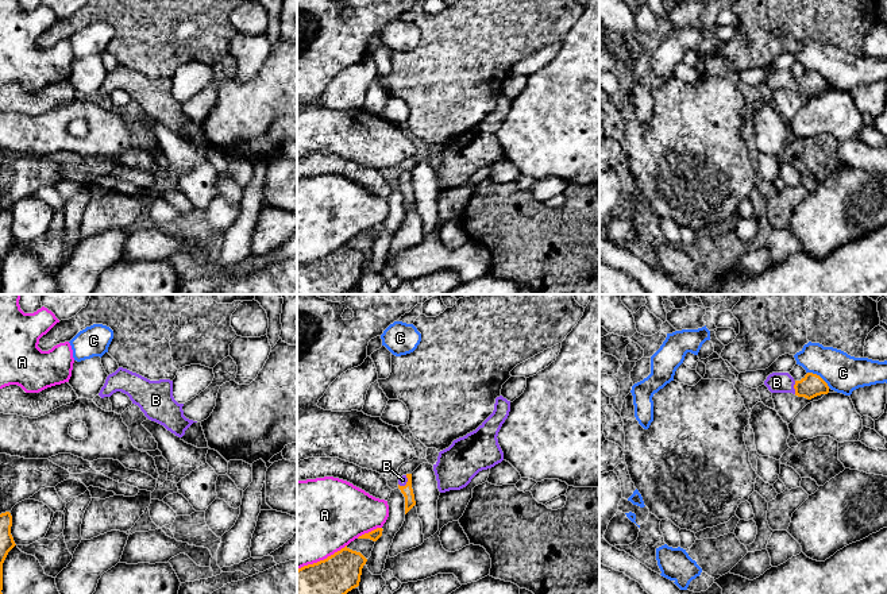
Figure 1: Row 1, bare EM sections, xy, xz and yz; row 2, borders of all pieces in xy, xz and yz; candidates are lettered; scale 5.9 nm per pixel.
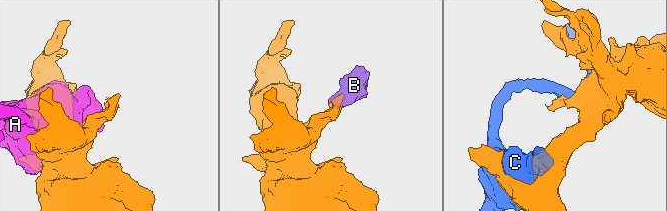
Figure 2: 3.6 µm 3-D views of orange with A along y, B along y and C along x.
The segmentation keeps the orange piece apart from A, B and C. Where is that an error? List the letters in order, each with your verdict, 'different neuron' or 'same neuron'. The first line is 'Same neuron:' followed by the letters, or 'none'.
Same neuron: B
A: different neuron
B: same neuron
C: different neuron

